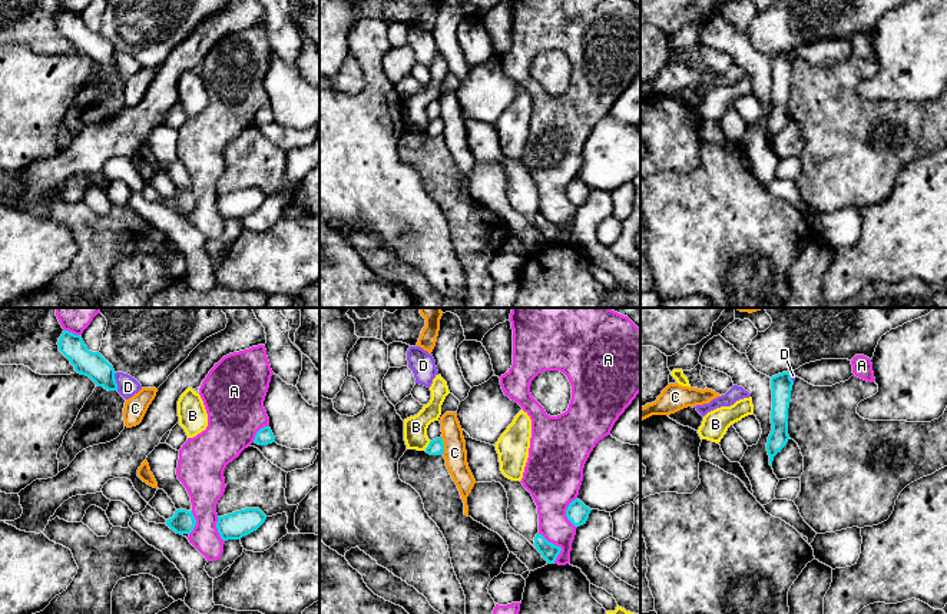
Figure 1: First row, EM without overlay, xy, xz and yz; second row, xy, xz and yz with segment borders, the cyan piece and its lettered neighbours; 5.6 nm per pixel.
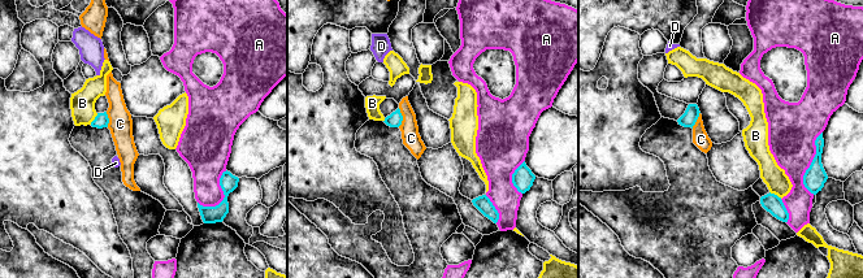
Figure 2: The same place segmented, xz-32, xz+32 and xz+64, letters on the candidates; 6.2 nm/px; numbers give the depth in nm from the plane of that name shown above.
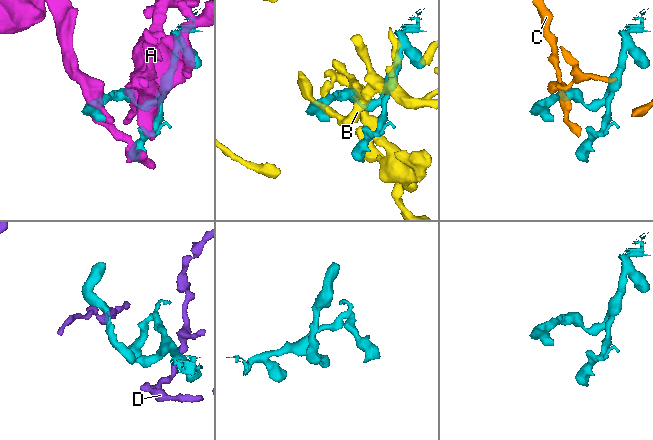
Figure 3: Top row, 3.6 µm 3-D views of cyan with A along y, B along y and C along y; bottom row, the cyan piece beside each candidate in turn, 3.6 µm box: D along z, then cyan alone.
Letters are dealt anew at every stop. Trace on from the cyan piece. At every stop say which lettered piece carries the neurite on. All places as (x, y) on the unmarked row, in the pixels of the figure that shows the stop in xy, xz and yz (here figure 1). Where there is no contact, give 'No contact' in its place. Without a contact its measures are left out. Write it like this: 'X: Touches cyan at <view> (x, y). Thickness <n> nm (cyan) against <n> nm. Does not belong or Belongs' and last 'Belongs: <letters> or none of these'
A: Touches cyan at xz (556, 225). Thickness 100 nm (cyan) against 180 nm. Does not belong
B: Touches cyan at xz (429, 125). Thickness 90 nm (cyan) against 130 nm. Does not belong
C: Touches cyan at xz (443, 125). Thickness 90 nm (cyan) against 130 nm. Does not belong
D: Touches cyan at xy (115, 60). Thickness 140 nm (cyan) against 110 nm. Does not belong
Belongs: none of these

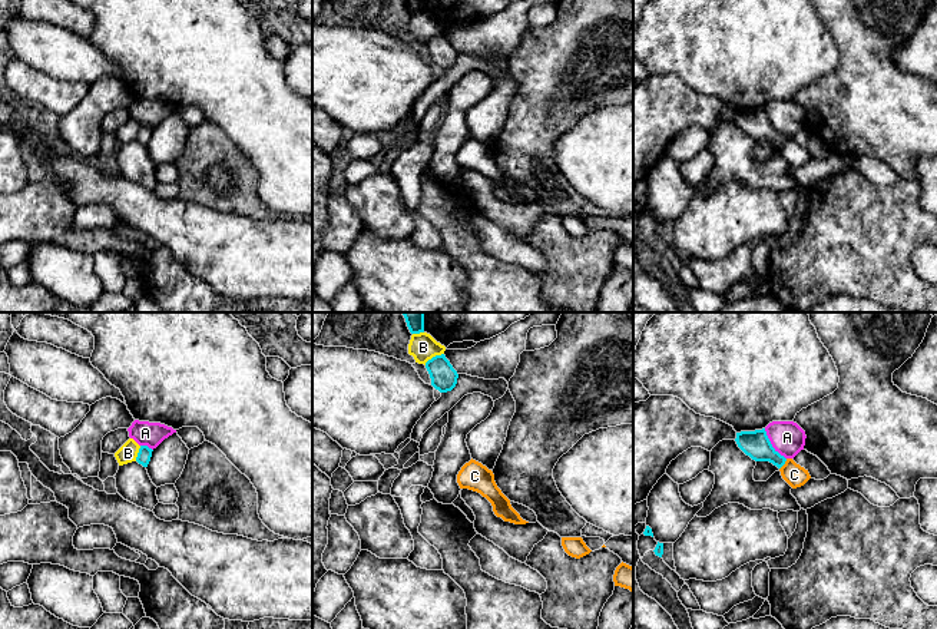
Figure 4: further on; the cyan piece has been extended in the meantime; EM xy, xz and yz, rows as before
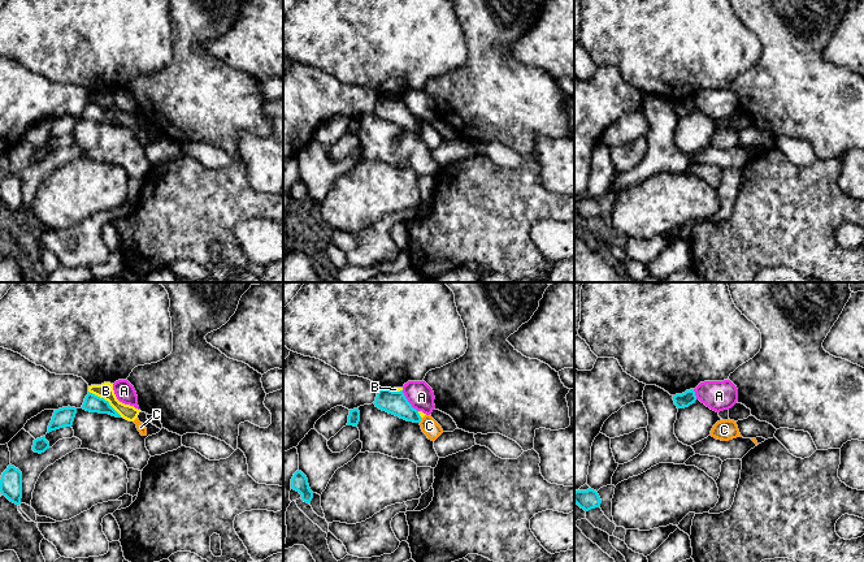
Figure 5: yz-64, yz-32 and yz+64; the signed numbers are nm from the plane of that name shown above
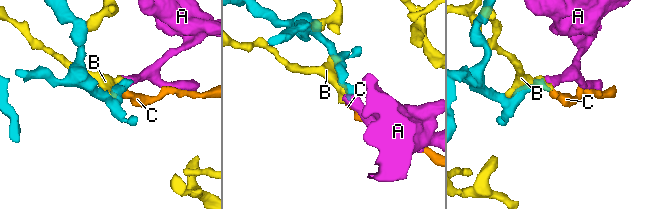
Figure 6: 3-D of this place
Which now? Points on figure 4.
A: Touches cyan at yz (771, 123). Thickness 150 nm (cyan) against 190 nm. Does not belong
B: Touches cyan at xz (433, 36). Thickness 150 nm (cyan) against 160 nm. Does not belong
C: Touches cyan at yz (784, 142). Thickness 150 nm (cyan) against 120 nm. Does not belong
Belongs: none of these

